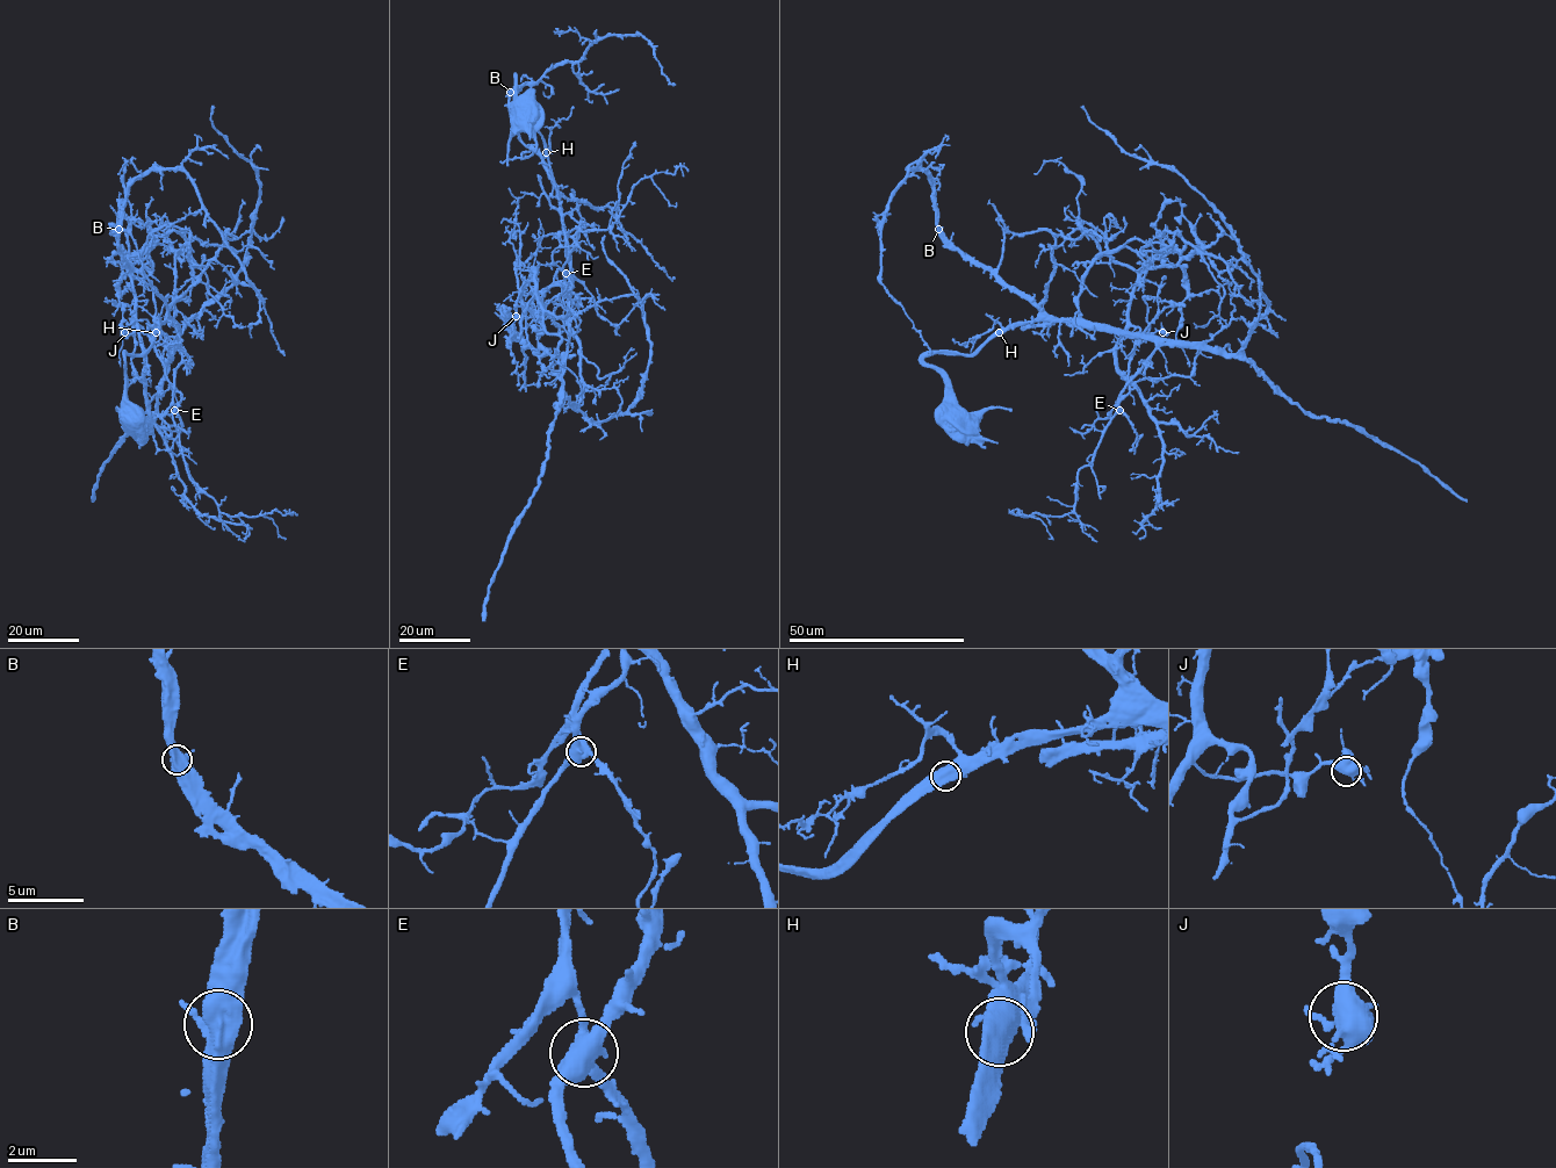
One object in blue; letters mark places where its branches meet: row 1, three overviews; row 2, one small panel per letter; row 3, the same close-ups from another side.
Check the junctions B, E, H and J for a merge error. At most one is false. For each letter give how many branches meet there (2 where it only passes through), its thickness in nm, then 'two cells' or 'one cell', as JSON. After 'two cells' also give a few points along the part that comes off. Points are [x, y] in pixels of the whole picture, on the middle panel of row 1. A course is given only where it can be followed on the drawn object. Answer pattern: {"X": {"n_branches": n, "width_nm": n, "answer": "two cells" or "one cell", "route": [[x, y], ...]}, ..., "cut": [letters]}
{"B": {"n_branches": 3, "width_nm": 500, "answer": "one cell"}, "E": {"n_branches": 4, "width_nm": 500, "answer": "two cells", "route": [[566, 273], [569, 283], [540, 293], [528, 278], [534, 269], [538, 301], [555, 316], [635, 295], [642, 315]]}, "H": {"n_branches": 4, "width_nm": 480, "answer": "one cell"}, "J": {"n_branches": 5, "width_nm": 500, "answer": "one cell"}, "cut": ["E"]}

